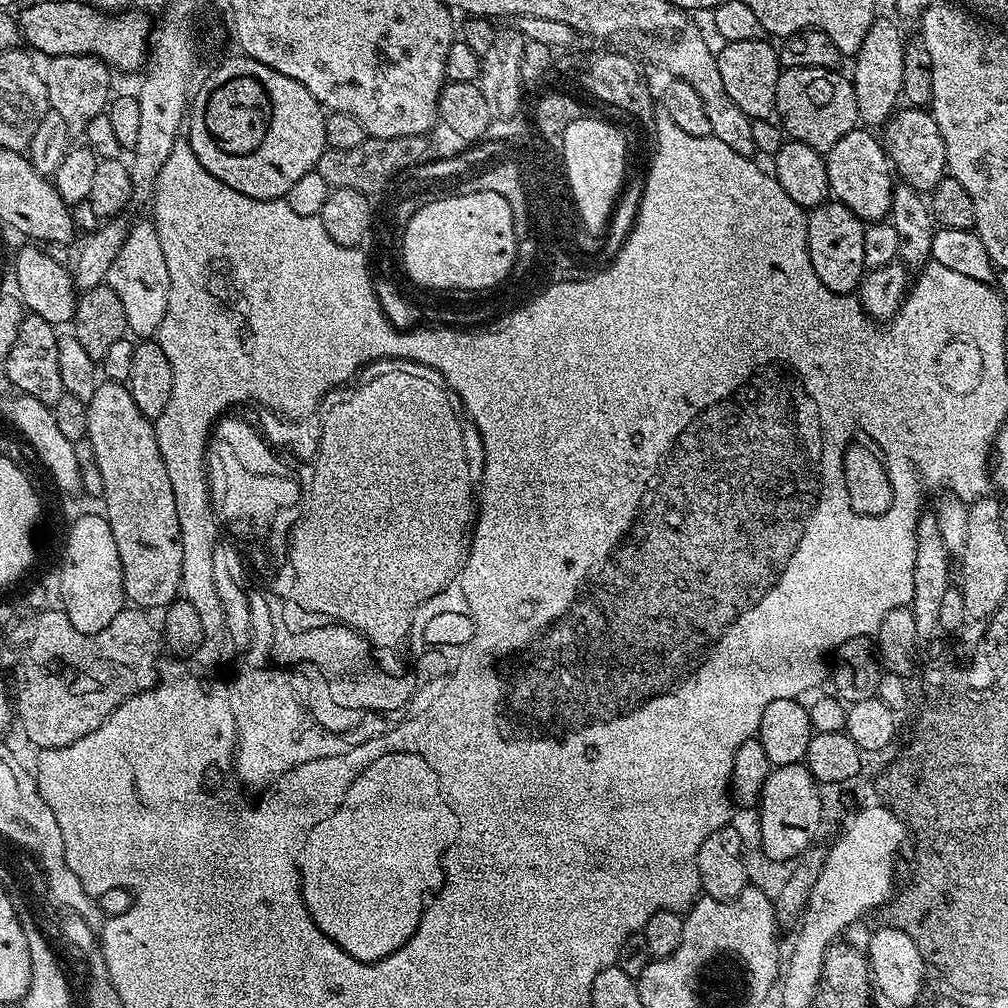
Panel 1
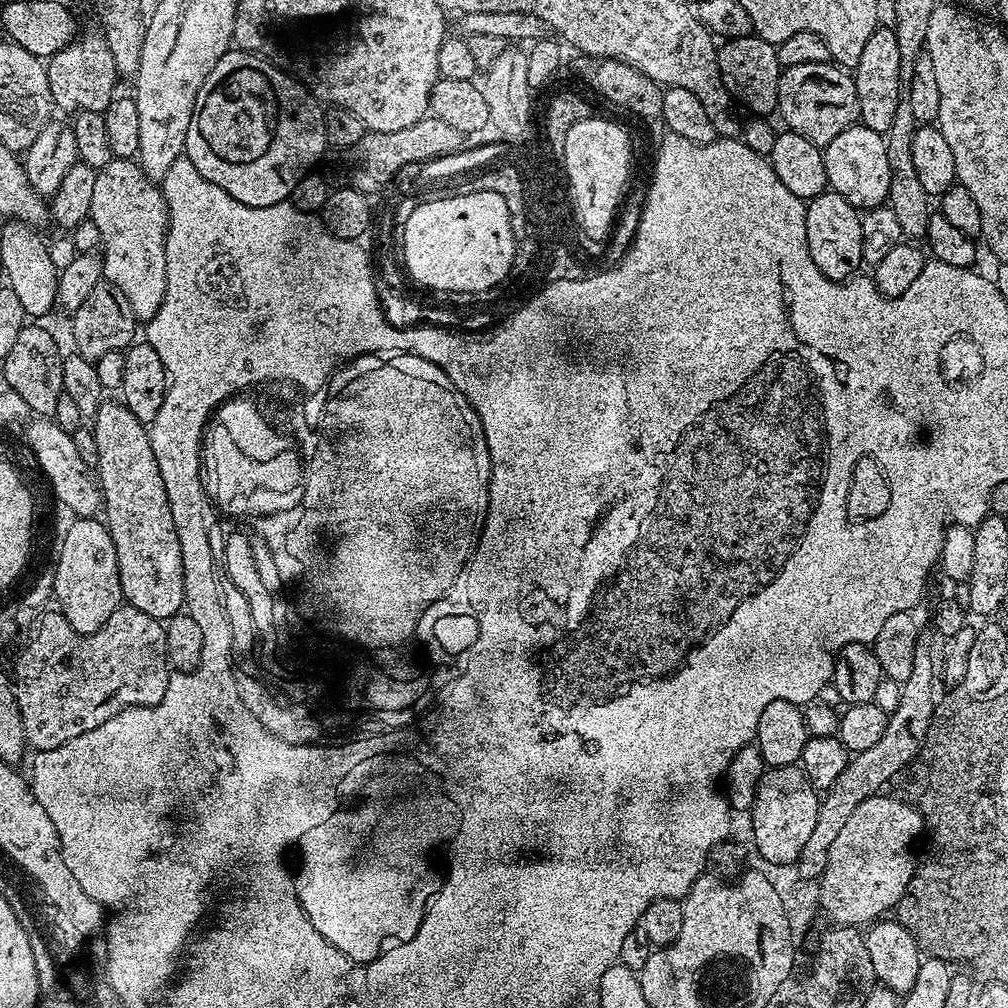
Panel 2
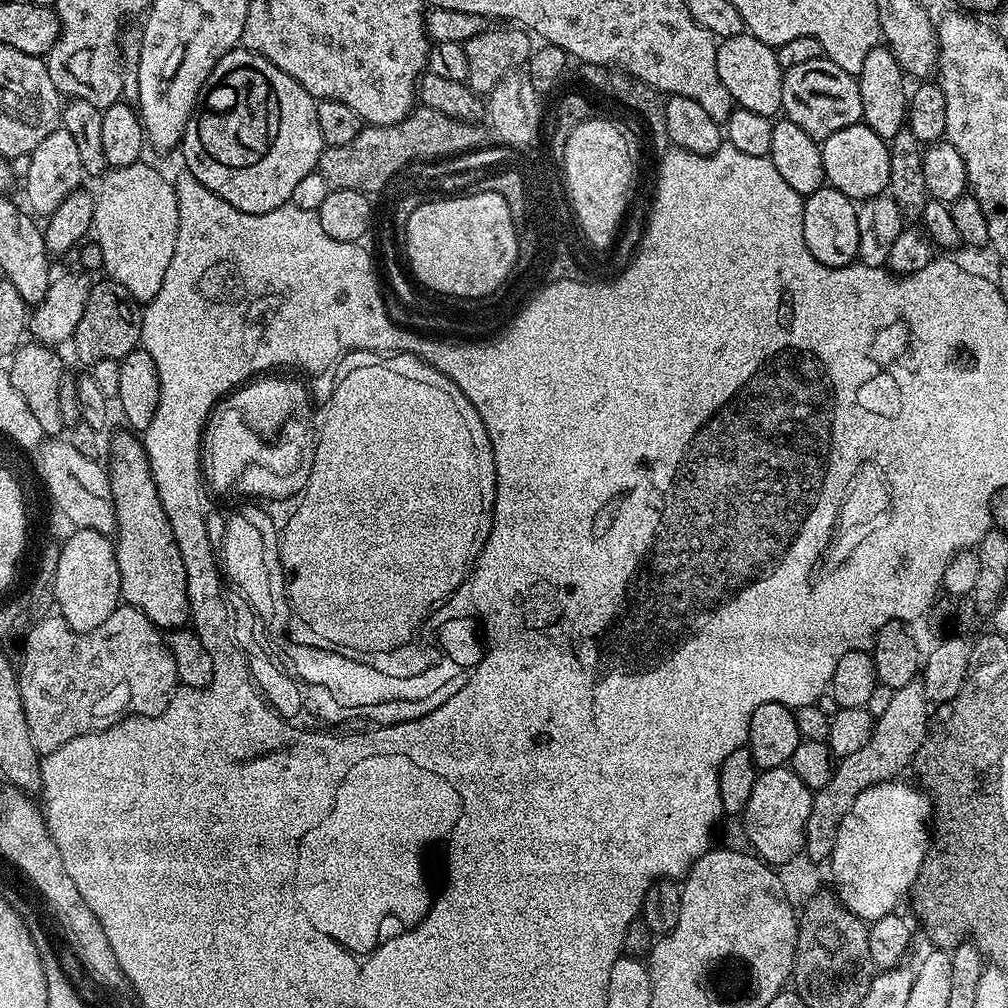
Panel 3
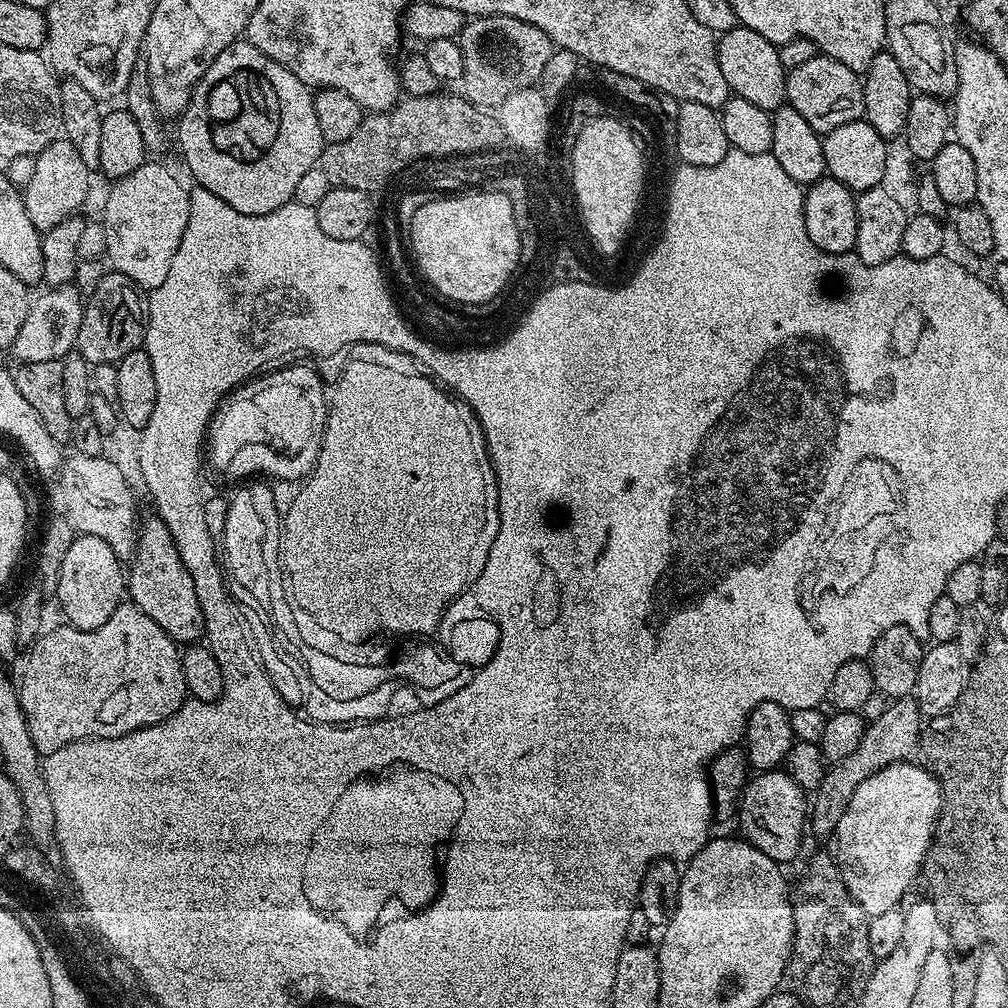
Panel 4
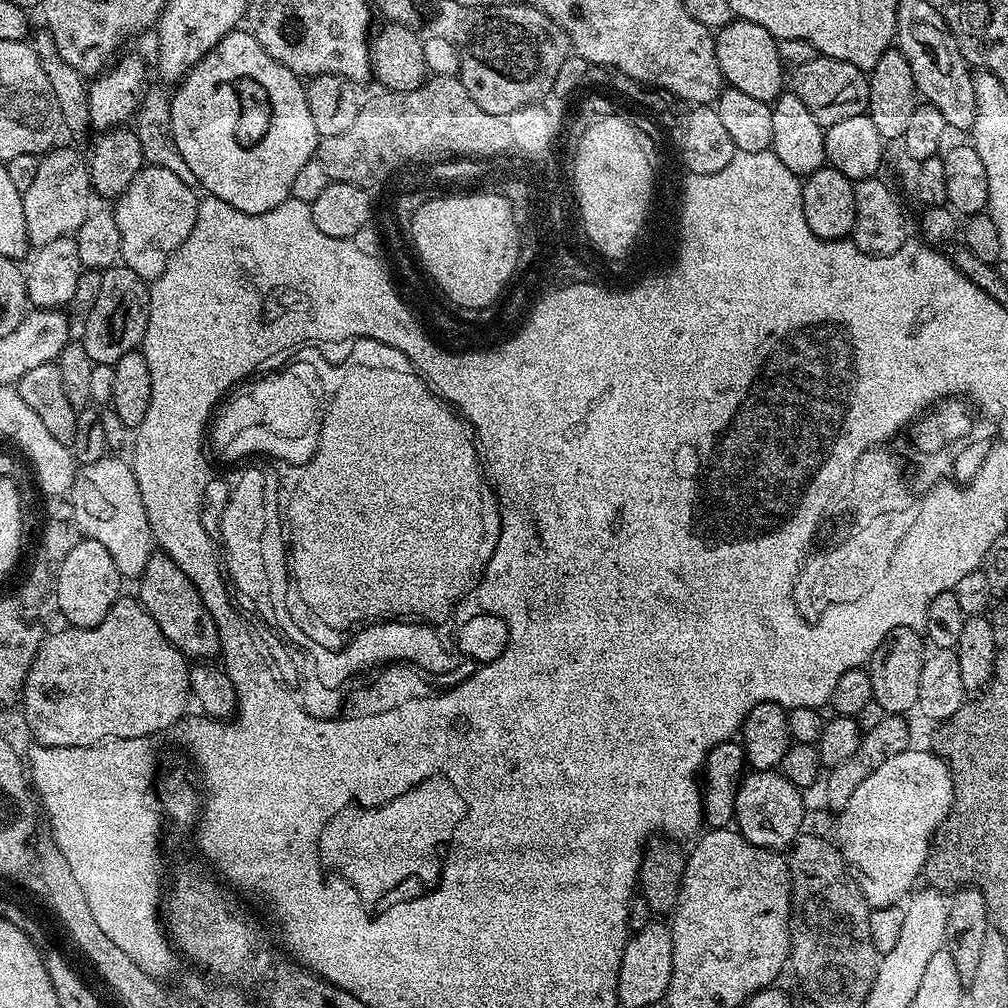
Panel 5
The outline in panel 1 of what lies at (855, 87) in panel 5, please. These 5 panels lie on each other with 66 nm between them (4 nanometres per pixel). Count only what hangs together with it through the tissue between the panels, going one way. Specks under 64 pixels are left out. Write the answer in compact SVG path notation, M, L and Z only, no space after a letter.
M786 68L778 78L776 110L778 123L788 140L797 140L827 154L846 134L857 127L860 115L851 79L830 68Z

